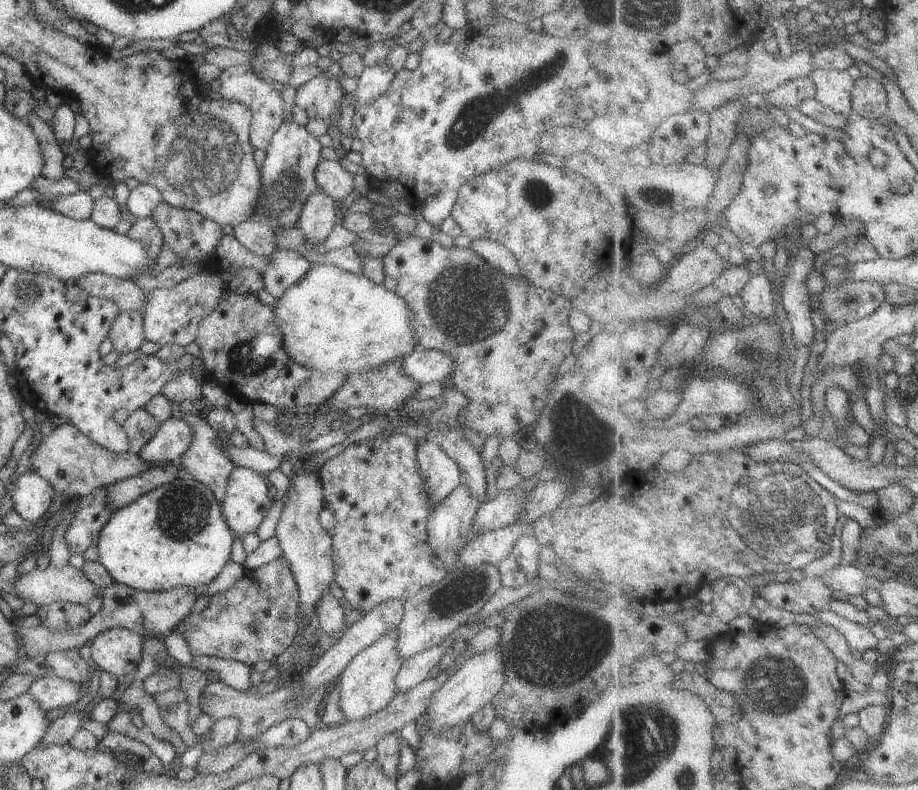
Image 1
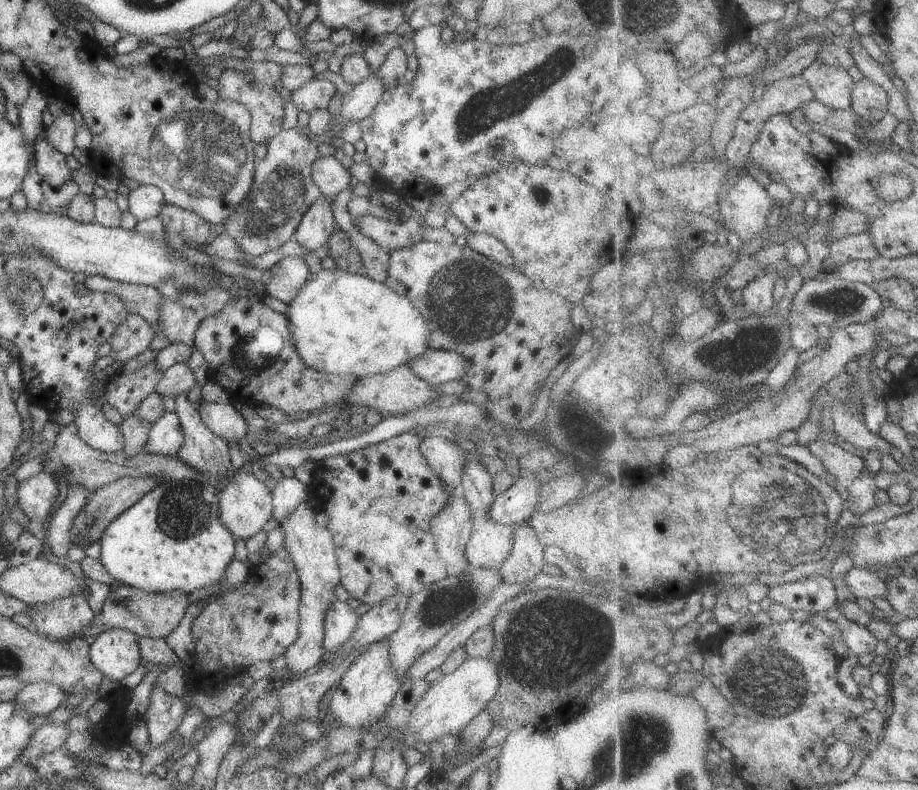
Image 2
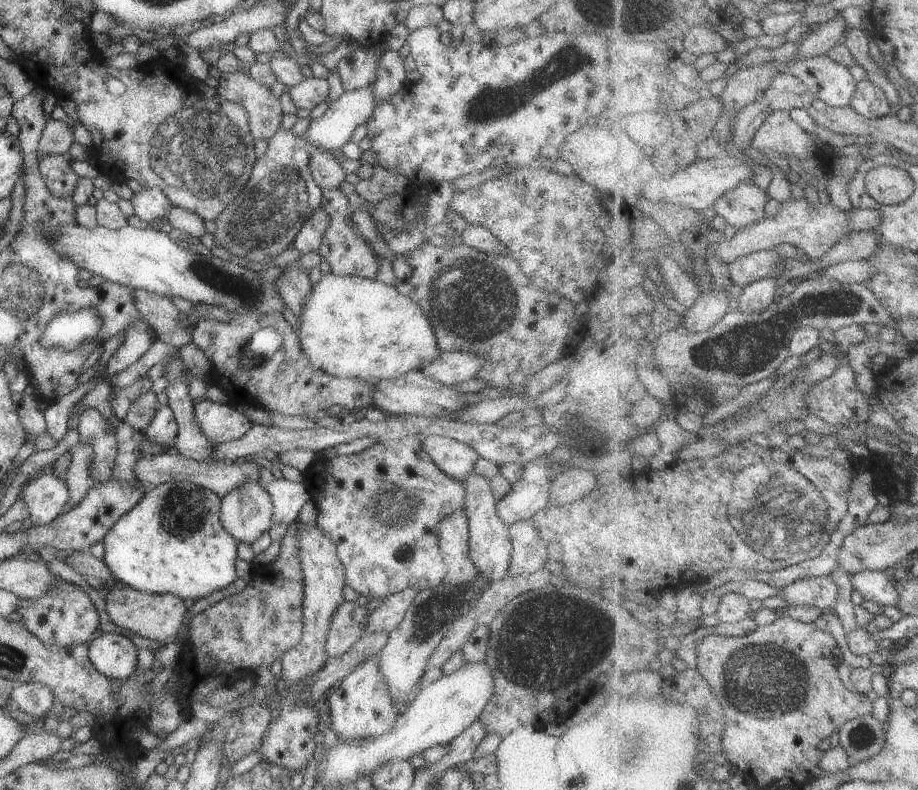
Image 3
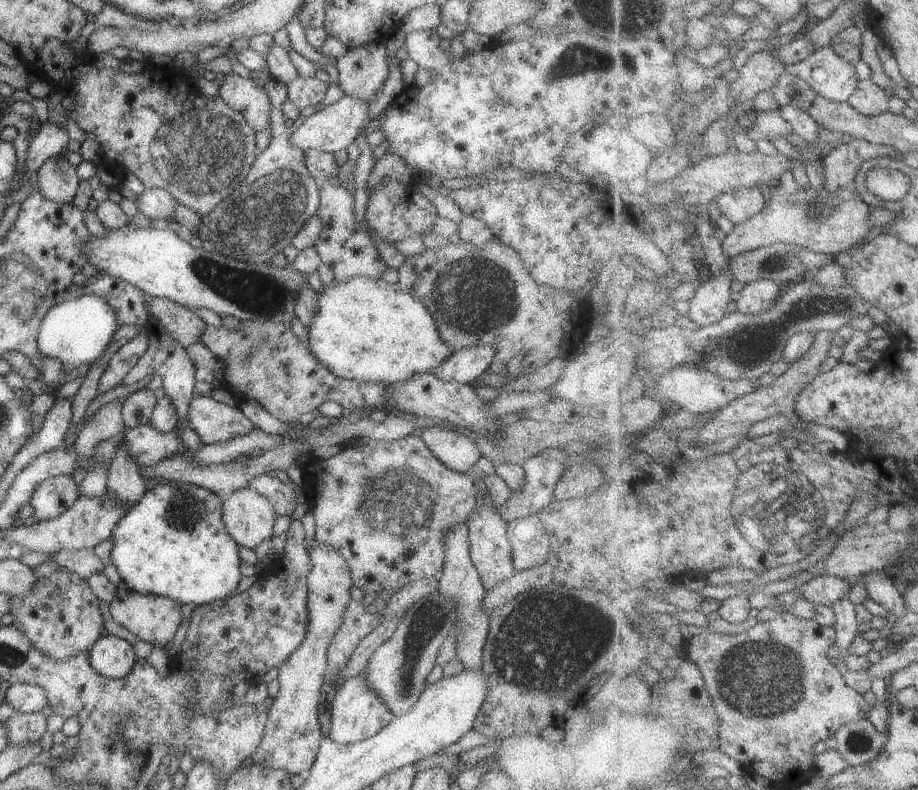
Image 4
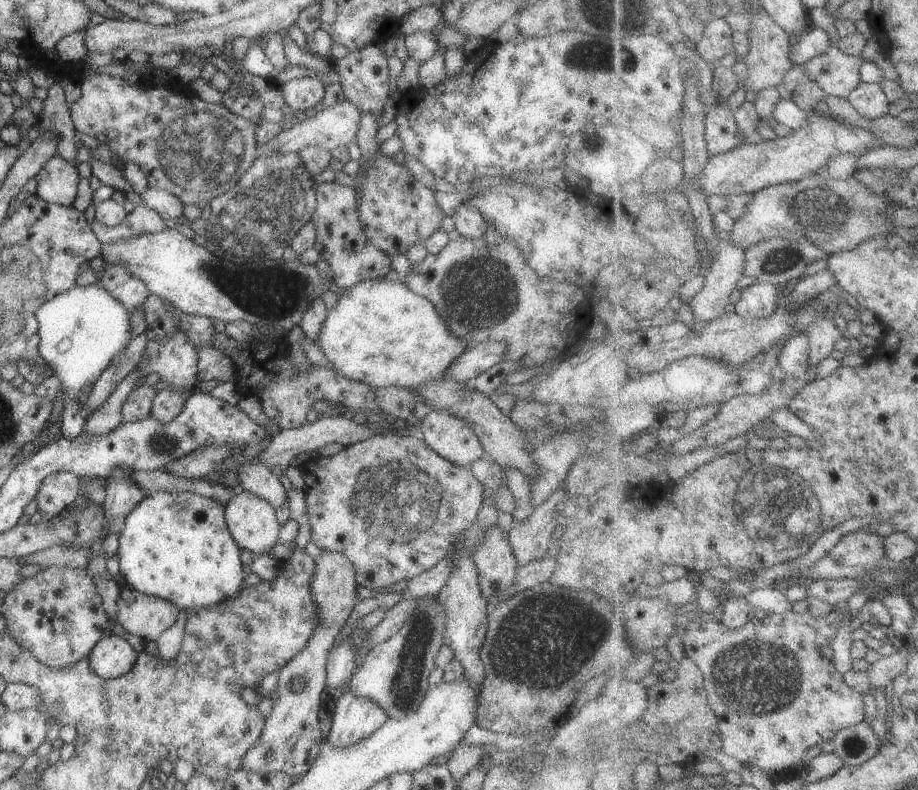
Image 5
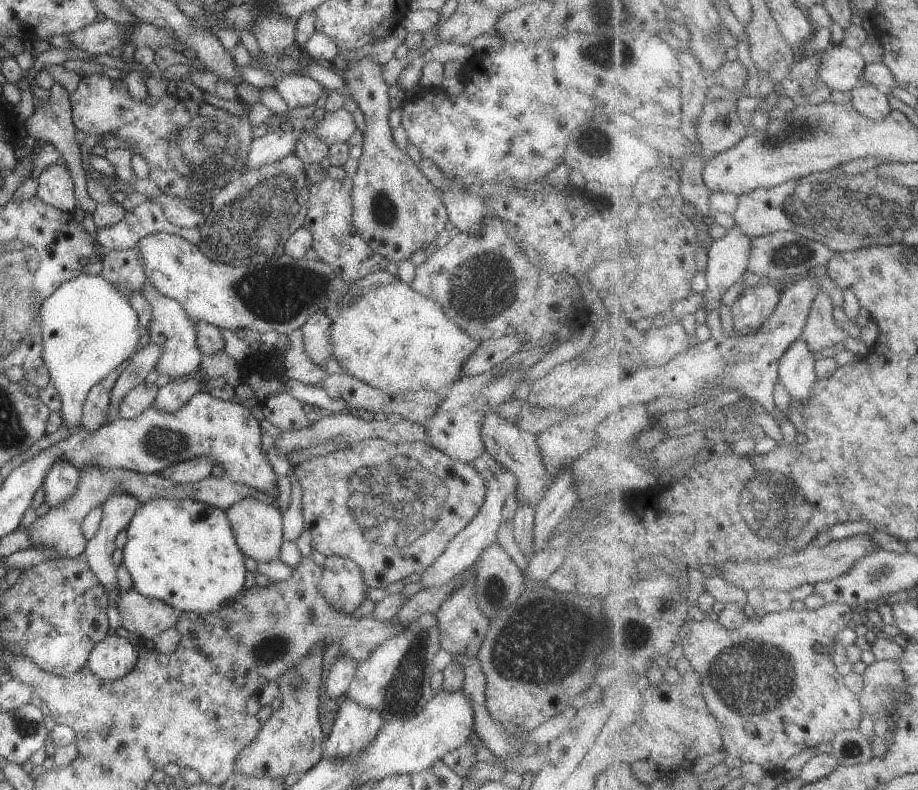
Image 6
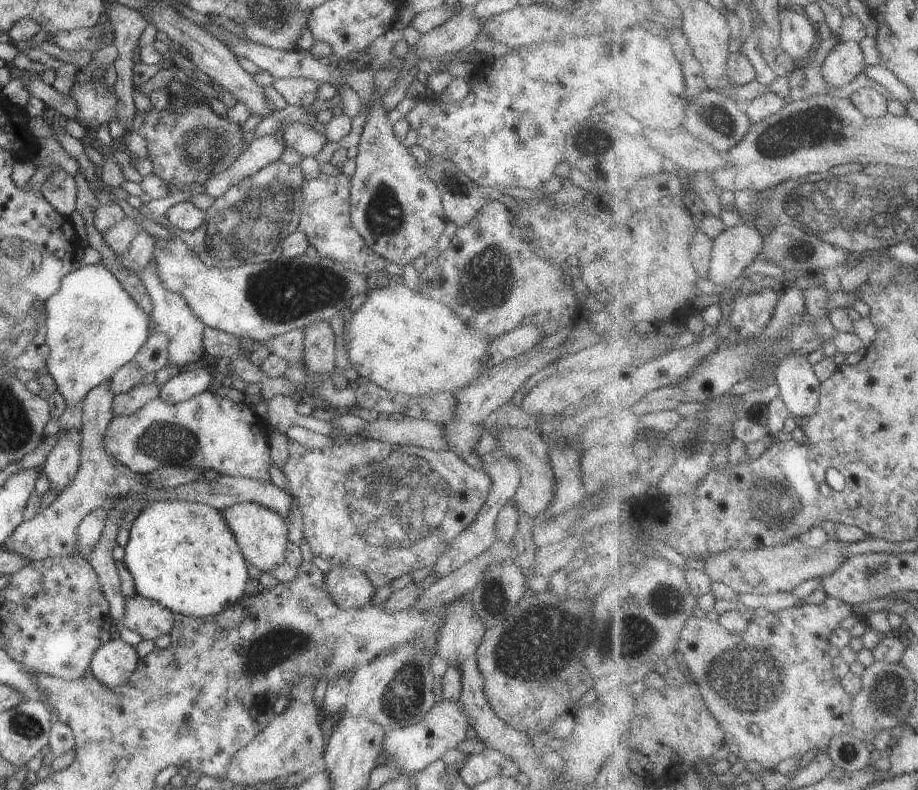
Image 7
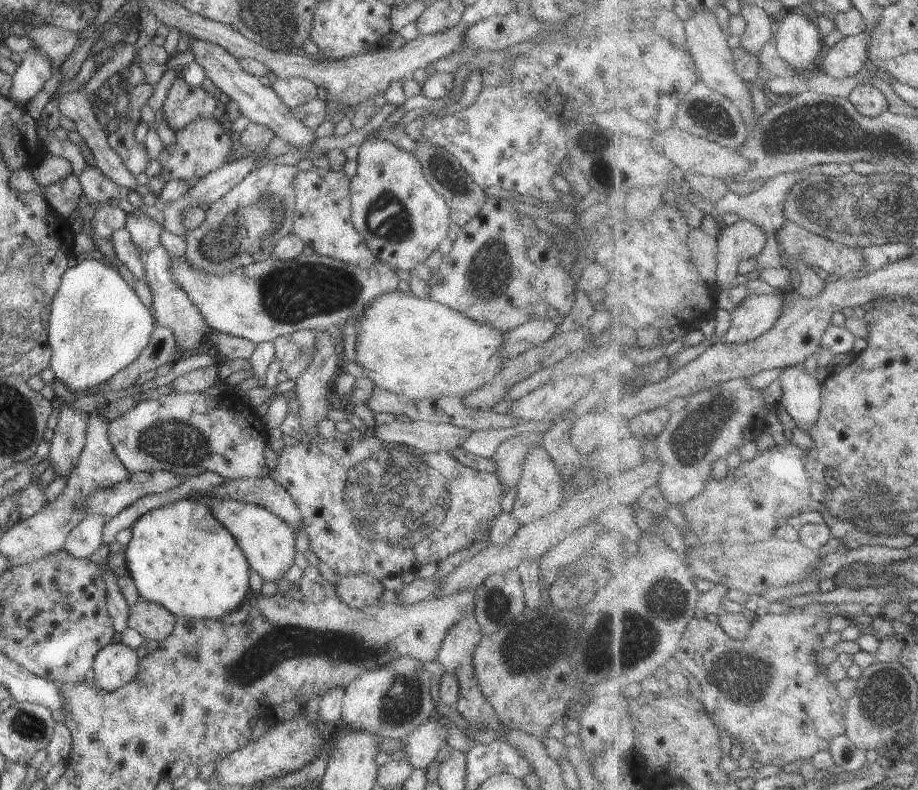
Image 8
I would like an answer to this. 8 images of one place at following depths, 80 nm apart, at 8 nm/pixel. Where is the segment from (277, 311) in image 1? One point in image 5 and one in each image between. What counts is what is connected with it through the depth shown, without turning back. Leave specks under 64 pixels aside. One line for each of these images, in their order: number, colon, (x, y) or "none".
2: (342, 323)
3: (351, 327)
4: (369, 330)
5: (380, 333)

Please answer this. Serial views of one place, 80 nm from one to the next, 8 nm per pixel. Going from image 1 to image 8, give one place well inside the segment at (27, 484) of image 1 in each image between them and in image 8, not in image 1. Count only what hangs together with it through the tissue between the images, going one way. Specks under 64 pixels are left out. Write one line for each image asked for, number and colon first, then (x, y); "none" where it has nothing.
2: (36, 495)
3: (45, 495)
4: (51, 497)
5: (57, 491)
6: (61, 482)
7: (61, 466)
8: (69, 440)

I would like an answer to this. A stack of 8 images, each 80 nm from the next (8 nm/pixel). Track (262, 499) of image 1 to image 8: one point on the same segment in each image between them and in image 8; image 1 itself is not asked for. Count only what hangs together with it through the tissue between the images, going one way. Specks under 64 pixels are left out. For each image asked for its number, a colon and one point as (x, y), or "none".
2: (245, 504)
3: (246, 511)
4: (249, 517)
5: (253, 522)
6: (258, 528)
7: (262, 534)
8: (269, 544)

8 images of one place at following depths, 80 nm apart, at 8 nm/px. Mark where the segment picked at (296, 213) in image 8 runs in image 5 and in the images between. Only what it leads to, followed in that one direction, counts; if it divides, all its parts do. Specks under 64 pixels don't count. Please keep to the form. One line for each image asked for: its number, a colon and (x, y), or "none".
5: (340, 240)
6: (329, 219)
7: (325, 219)

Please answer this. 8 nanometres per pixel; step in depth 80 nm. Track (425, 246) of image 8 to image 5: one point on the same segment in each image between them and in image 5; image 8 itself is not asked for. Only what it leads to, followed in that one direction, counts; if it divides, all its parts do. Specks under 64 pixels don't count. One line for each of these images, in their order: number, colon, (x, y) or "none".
5: (396, 211)
6: (396, 210)
7: (399, 212)

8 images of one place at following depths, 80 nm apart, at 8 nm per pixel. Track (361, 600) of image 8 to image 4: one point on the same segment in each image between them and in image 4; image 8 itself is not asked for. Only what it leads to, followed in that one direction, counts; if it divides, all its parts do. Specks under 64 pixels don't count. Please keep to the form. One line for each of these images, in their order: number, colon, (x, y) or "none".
4: (291, 739)
5: (291, 740)
6: (341, 582)
7: (351, 588)

